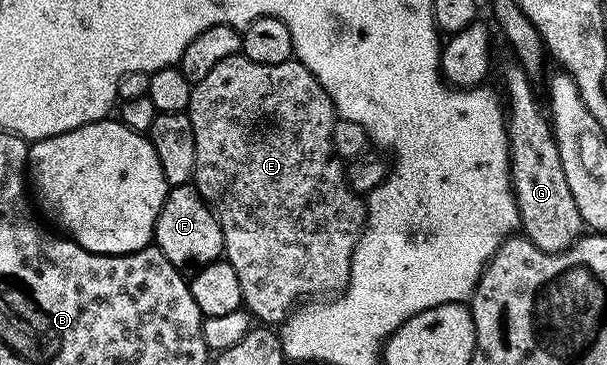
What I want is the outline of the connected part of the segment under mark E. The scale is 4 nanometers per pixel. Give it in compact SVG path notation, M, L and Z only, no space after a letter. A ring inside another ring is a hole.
M243 54L226 58L226 62L218 62L202 82L192 85L192 97L188 103L190 126L194 126L194 150L196 151L196 175L194 187L200 192L205 204L216 214L216 220L224 235L224 256L230 266L234 266L234 274L238 274L238 286L242 286L243 307L257 321L268 326L279 325L293 308L305 298L312 298L315 292L339 294L344 291L350 278L352 252L364 232L366 204L358 193L348 184L346 168L334 155L332 147L332 131L337 122L336 107L326 94L324 87L314 78L312 71L305 64L293 58L277 64L250 62Z

